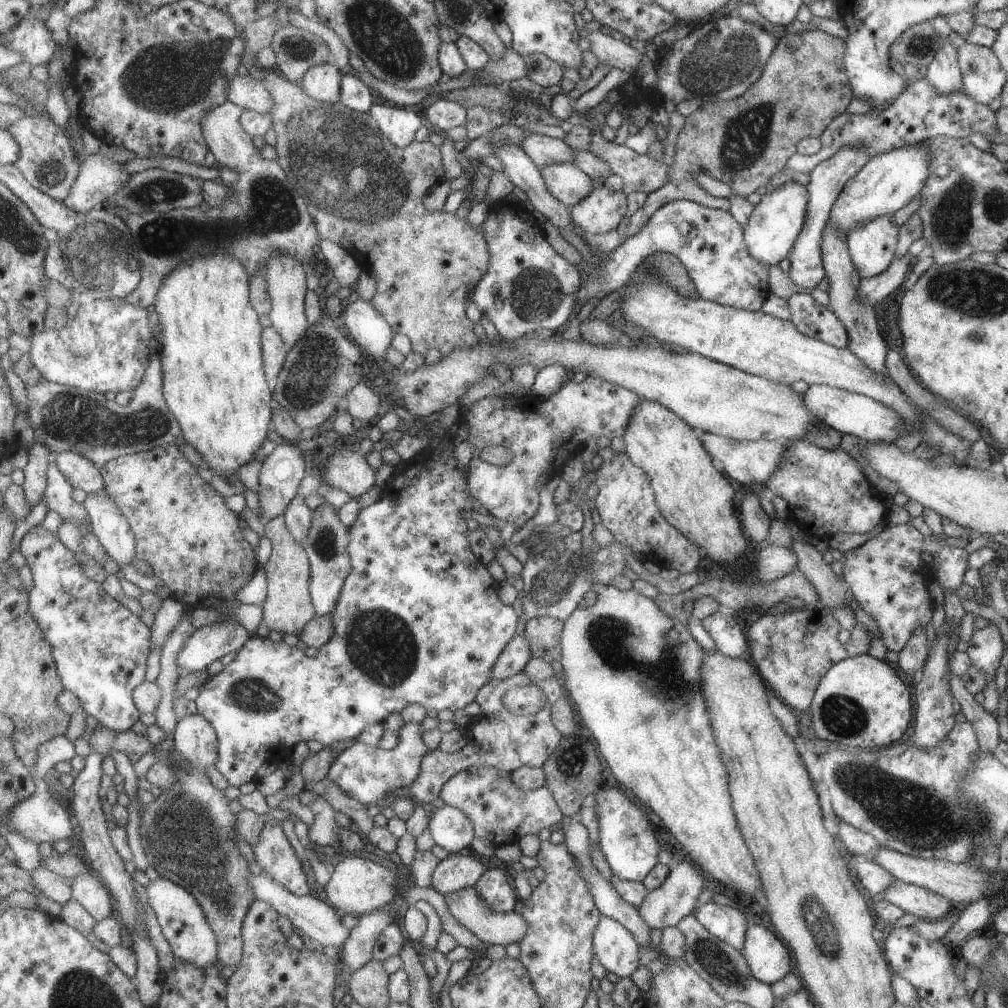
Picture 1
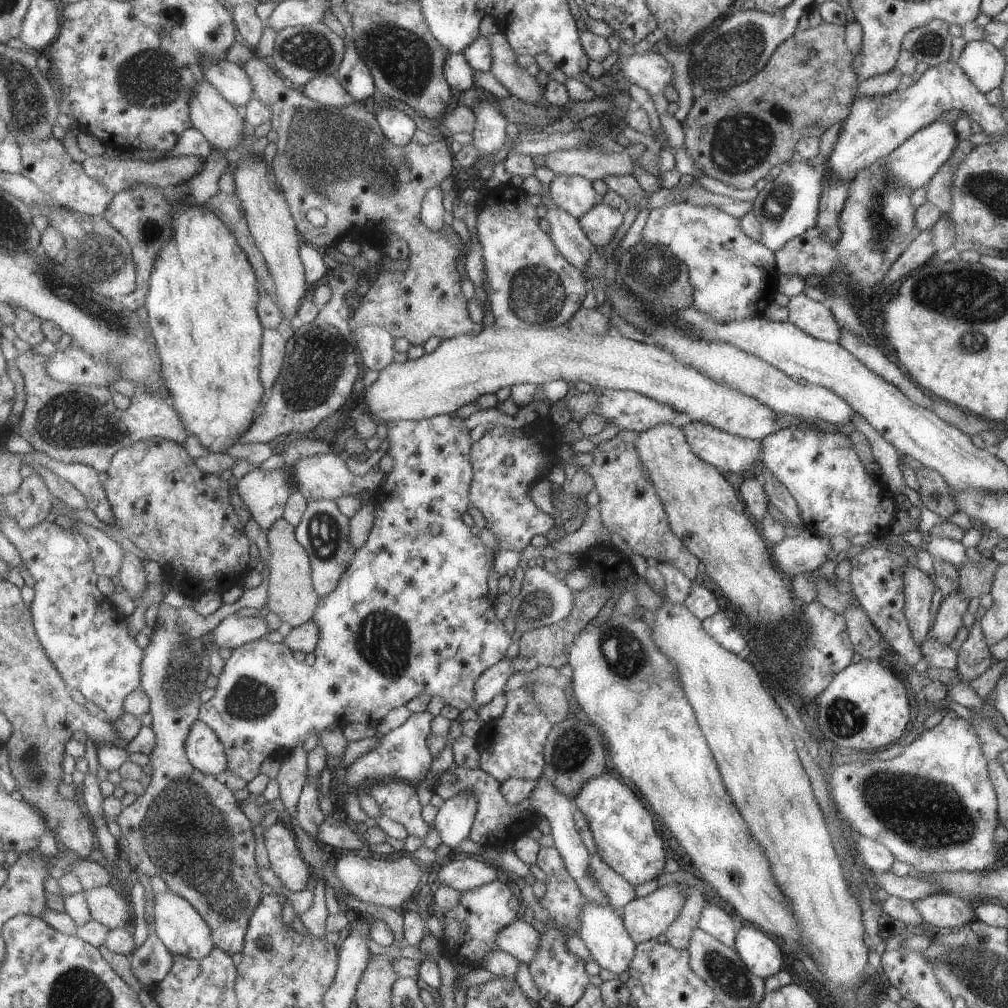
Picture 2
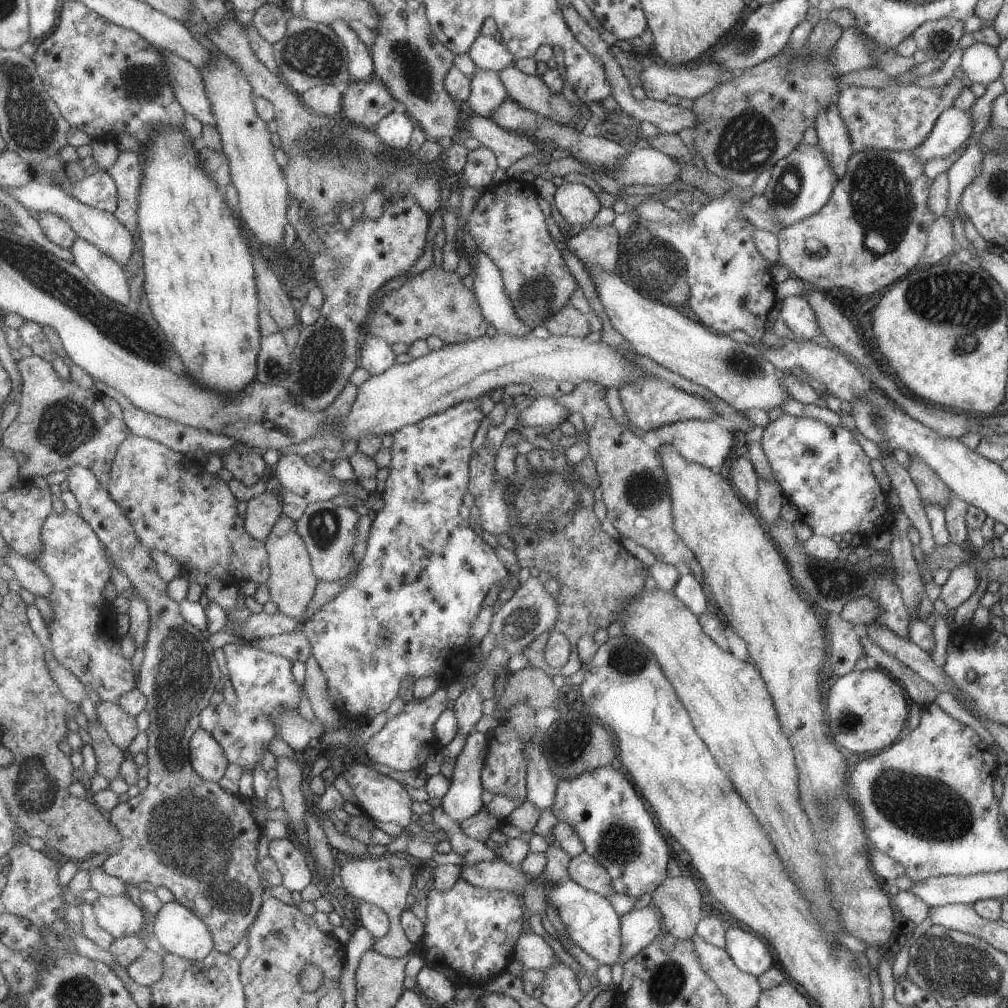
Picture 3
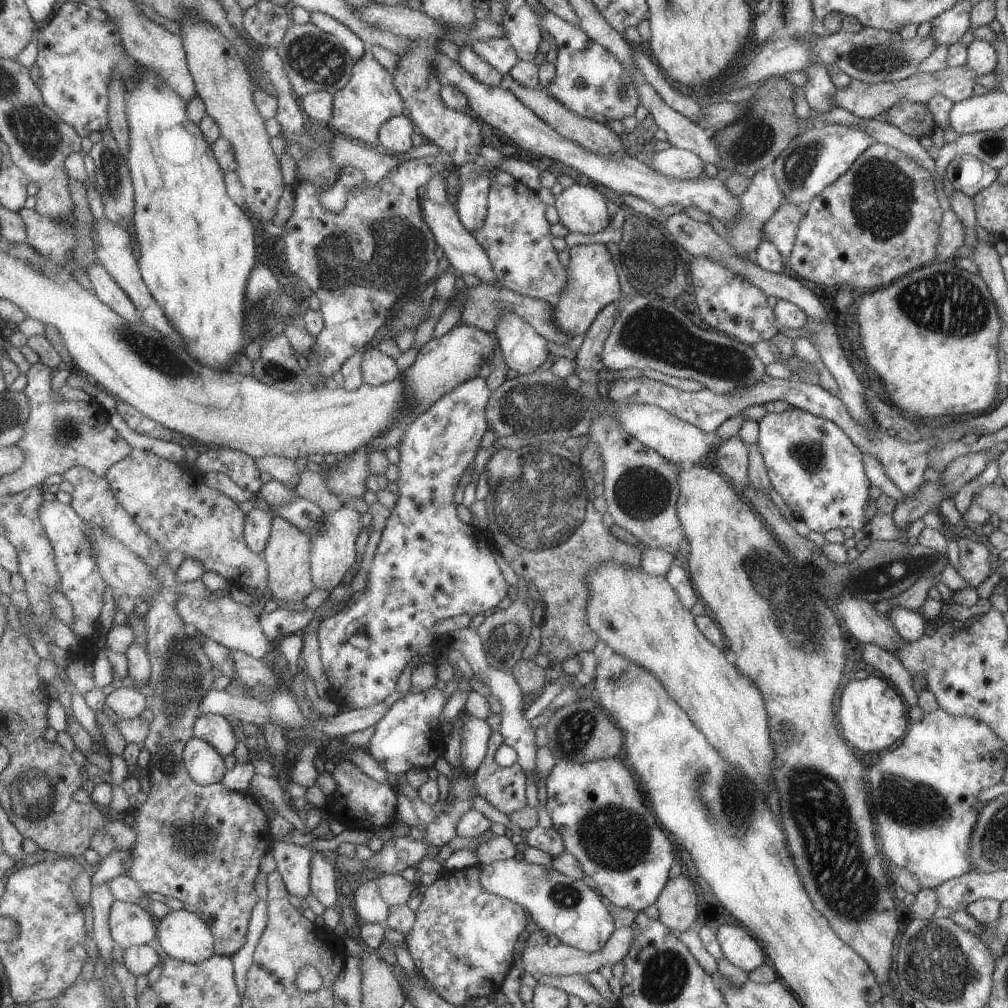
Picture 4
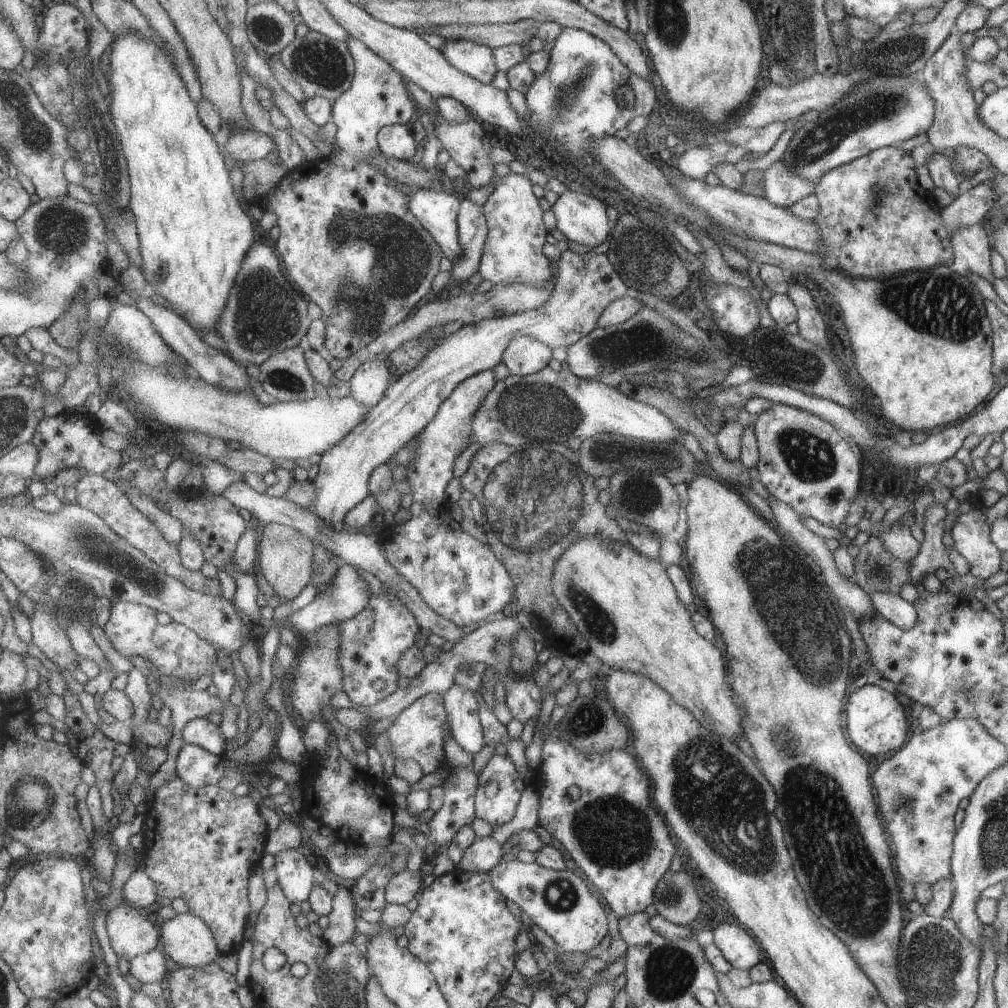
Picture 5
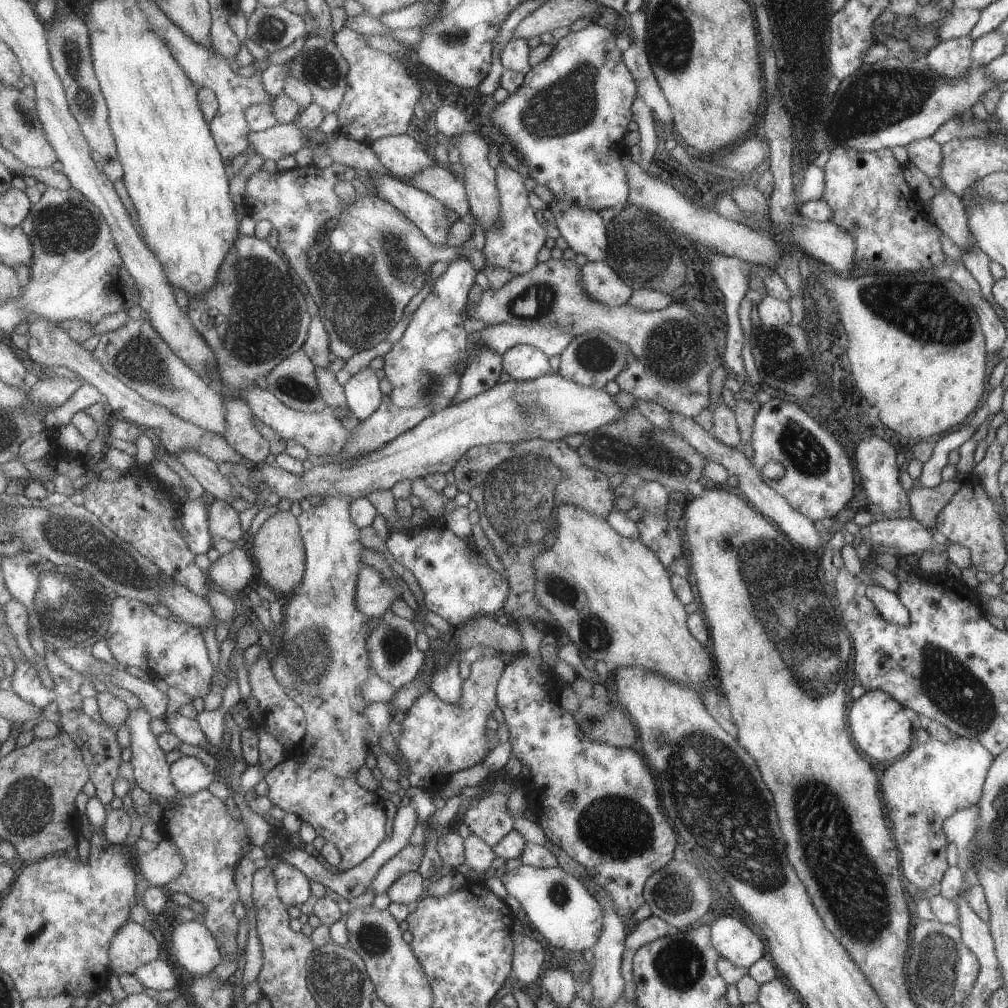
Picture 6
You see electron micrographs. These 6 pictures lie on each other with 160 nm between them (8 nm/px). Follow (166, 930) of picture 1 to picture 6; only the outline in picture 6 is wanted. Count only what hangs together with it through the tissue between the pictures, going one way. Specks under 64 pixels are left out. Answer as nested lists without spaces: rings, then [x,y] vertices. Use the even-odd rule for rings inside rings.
[[[202,918],[174,924],[171,946],[178,964],[193,976],[211,974],[223,959],[216,936]]]

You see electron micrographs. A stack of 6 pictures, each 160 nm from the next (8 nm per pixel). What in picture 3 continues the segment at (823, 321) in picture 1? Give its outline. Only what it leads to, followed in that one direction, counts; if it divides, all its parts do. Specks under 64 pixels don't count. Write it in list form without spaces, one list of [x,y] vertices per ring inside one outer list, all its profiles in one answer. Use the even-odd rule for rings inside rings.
[[[801,295],[785,297],[780,303],[780,316],[795,337],[809,341],[821,333],[809,303]]]

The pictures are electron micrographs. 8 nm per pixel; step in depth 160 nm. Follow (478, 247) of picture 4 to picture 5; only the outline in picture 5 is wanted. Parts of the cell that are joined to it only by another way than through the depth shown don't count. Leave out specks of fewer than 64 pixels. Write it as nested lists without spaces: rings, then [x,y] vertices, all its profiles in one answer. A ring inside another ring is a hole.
[[[417,189],[408,196],[409,208],[413,214],[422,222],[435,240],[441,245],[446,258],[455,262],[464,256],[464,248],[460,243],[460,226],[458,216],[460,215],[461,199],[453,193],[445,191],[435,191],[433,189]]]

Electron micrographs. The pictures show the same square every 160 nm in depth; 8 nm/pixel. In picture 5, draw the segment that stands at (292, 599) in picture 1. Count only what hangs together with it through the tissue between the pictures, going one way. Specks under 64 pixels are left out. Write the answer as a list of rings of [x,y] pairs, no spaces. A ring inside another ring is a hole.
[[[267,523],[262,530],[261,572],[282,601],[297,598],[312,582],[316,545],[303,531],[289,525]]]

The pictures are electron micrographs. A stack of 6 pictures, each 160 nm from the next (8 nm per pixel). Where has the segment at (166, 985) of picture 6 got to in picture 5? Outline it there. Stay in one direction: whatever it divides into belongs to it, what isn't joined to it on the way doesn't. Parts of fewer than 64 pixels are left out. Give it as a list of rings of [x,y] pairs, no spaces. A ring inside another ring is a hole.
[[[157,948],[130,960],[130,973],[141,983],[158,982],[165,987],[169,966],[167,954]]]

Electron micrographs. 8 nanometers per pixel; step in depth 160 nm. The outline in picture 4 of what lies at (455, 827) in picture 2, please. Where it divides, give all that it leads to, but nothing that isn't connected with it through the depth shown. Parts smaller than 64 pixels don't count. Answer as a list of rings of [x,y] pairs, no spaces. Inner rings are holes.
[[[462,713],[460,718],[462,719],[460,731],[463,741],[461,758],[464,769],[475,773],[487,756],[488,744],[494,733],[493,728],[486,719],[471,714],[463,716]]]

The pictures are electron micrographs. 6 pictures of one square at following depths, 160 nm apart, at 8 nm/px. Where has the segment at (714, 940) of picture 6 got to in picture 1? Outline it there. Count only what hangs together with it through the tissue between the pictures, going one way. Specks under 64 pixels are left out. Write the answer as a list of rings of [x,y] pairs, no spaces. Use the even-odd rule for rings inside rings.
[[[748,926],[740,952],[750,973],[765,984],[770,985],[789,973],[789,952],[783,942],[767,928]]]

